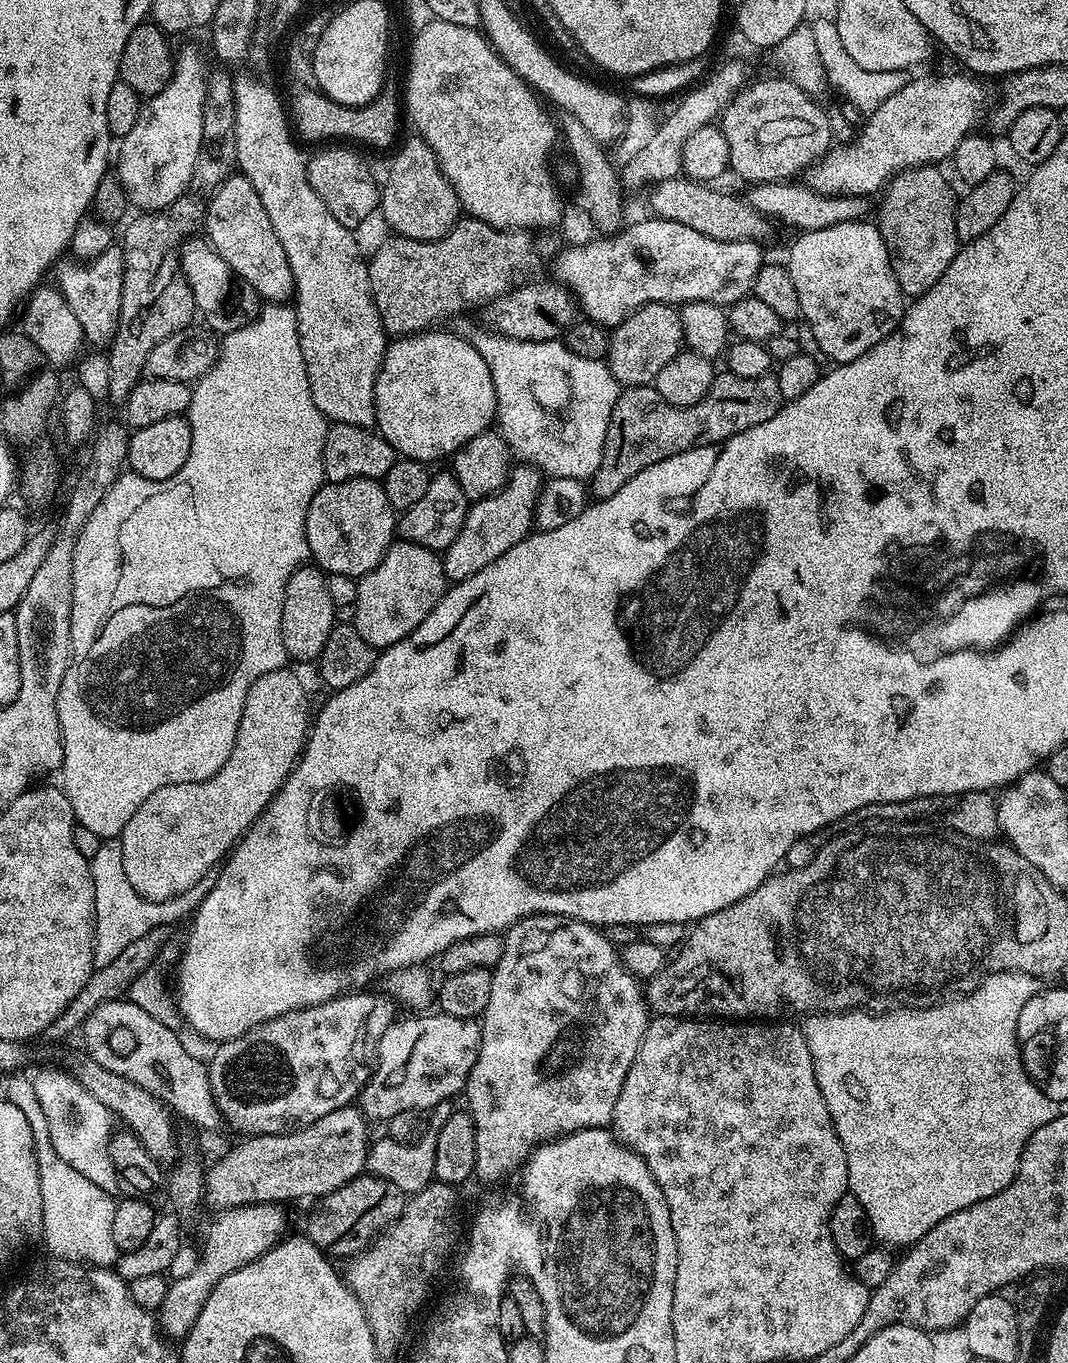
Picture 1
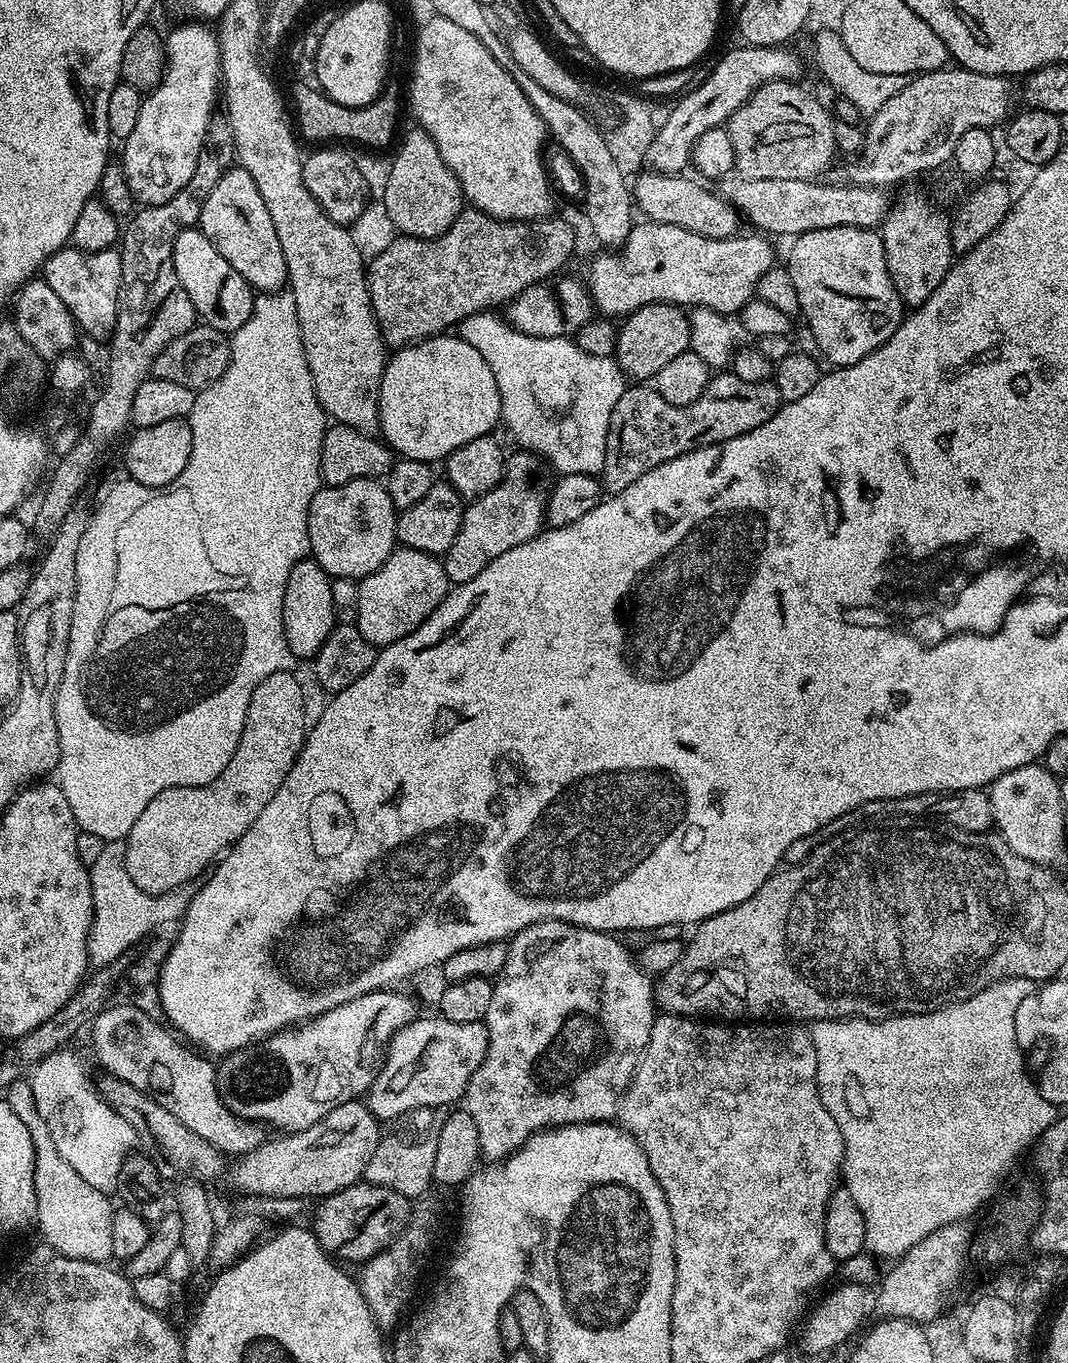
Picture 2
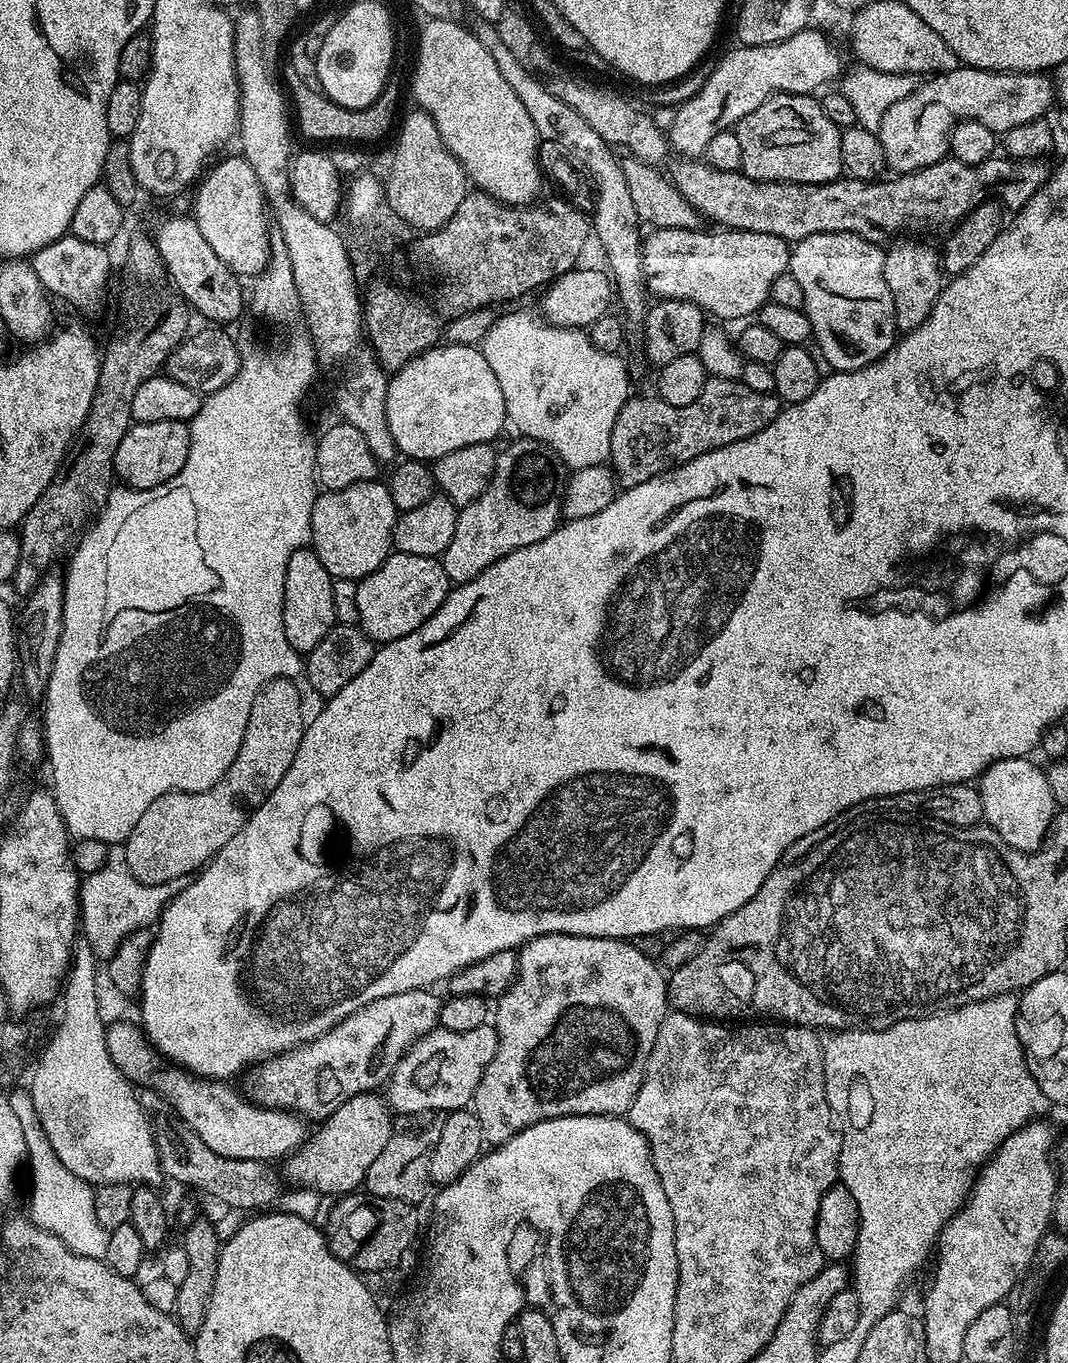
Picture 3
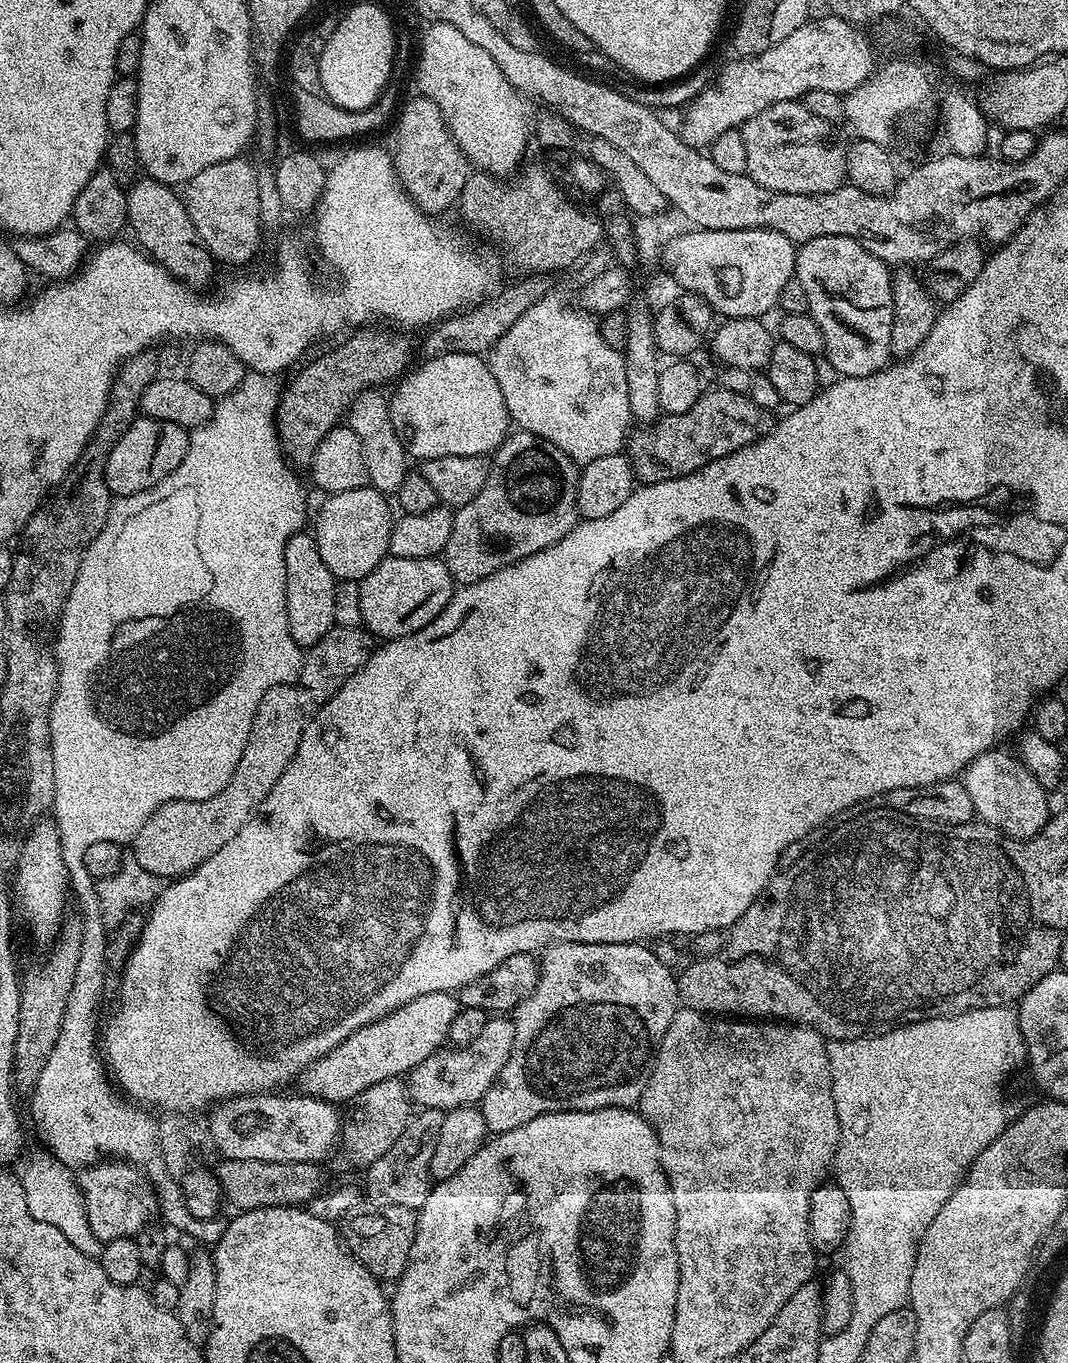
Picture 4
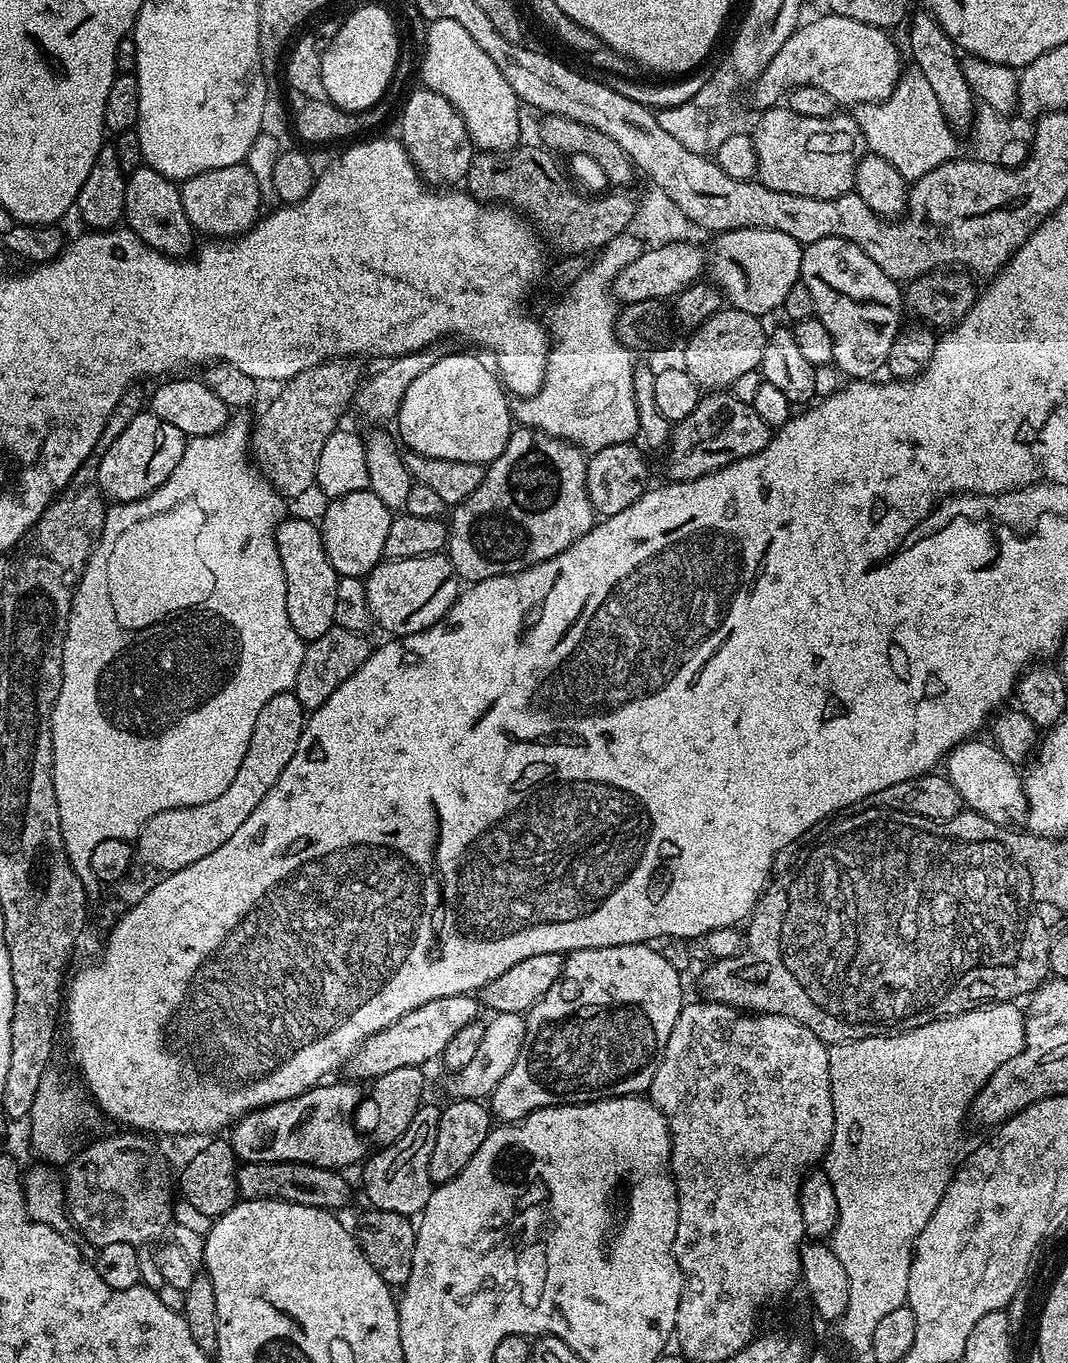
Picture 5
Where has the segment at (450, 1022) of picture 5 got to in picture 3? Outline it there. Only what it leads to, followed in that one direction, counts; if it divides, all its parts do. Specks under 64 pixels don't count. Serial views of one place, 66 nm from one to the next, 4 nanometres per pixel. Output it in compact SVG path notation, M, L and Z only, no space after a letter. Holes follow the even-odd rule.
M427 987L406 990L405 993L391 994L372 1001L316 1040L298 1045L269 1060L262 1060L251 1070L245 1071L242 1076L243 1095L264 1108L282 1108L309 1121L323 1122L334 1110L338 1110L338 1106L350 1102L350 1098L379 1089L379 1084L381 1087L392 1075L414 1041L420 1040L439 1025L441 1005L441 997L436 997Z

